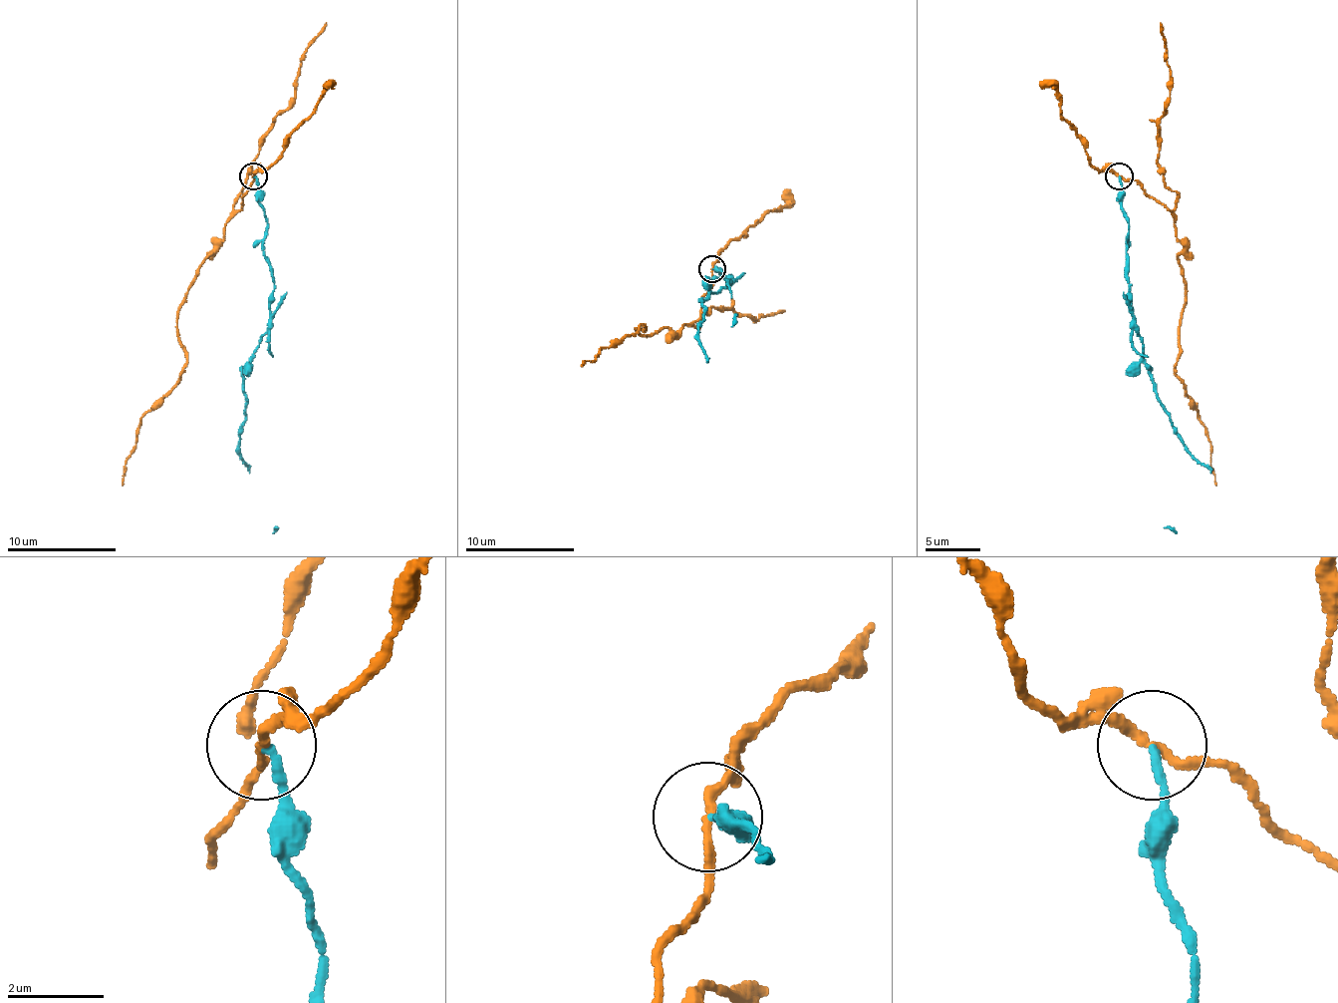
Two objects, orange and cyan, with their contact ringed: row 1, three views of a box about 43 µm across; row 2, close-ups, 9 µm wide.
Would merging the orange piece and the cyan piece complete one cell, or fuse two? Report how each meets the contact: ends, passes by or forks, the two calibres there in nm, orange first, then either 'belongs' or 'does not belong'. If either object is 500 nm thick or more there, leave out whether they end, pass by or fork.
orange passes by; cyan ends there; 170 nm thick on the orange side, 170 nm on the other; does not belong

